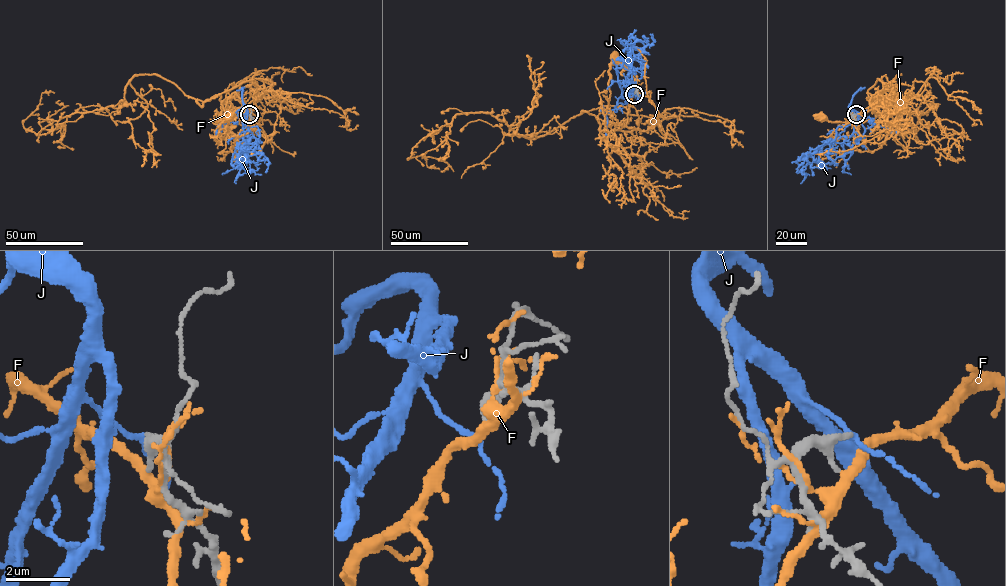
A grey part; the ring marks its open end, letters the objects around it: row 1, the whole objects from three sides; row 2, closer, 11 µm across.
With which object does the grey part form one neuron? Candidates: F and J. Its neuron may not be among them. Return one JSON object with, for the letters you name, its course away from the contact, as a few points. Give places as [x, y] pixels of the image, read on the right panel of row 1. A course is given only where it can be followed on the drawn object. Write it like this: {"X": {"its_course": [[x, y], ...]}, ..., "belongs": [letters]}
{"belongs": []}

